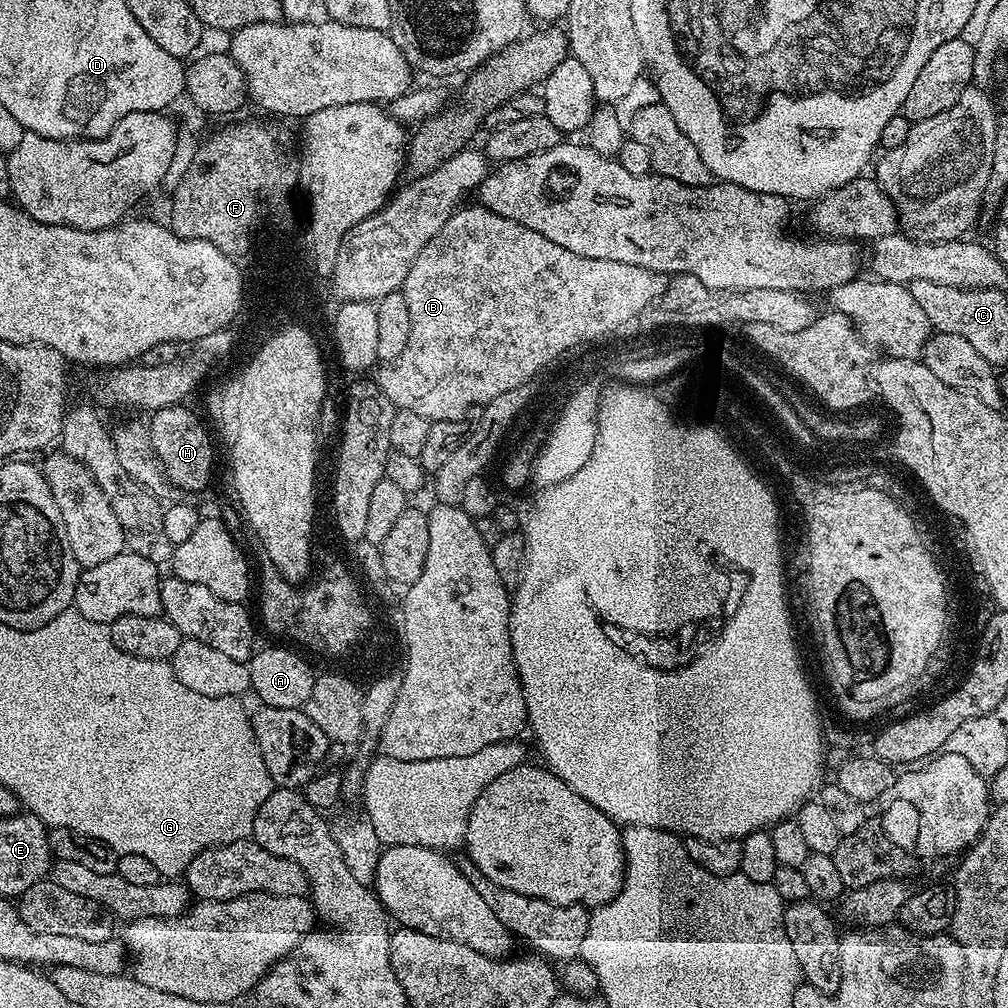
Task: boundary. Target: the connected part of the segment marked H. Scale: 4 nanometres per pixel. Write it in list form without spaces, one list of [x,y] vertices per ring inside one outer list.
[[[183,403],[169,404],[151,413],[147,421],[148,433],[172,487],[181,493],[200,492],[212,480],[212,440],[208,437],[209,429],[205,421],[200,421],[190,409],[184,407]]]

